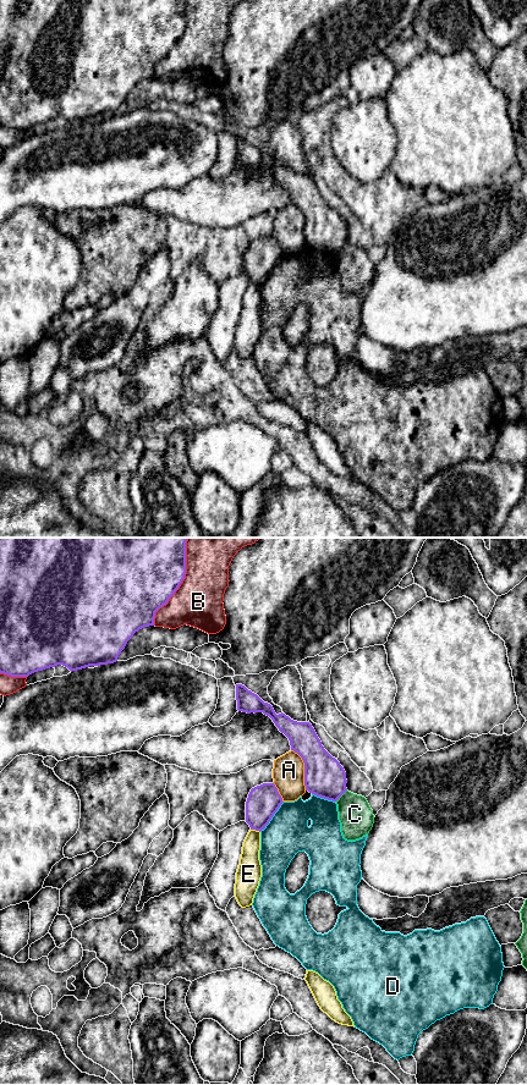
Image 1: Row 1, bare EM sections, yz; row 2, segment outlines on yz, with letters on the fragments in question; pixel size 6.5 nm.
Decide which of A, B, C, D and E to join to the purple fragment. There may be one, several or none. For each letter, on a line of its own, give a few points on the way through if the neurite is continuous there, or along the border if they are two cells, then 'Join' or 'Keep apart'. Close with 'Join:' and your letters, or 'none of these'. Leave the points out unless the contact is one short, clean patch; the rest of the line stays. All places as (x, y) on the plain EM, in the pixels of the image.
A: Keep apart
B: Keep apart
C: Boundary: yz (346, 242), (335, 253). Keep apart
D: Keep apart
E: Boundary: yz (251, 281), (259, 285). Keep apart
Join: none of these

